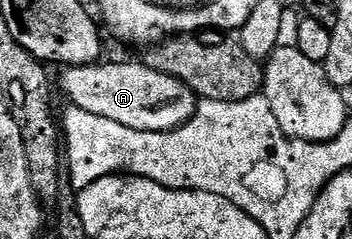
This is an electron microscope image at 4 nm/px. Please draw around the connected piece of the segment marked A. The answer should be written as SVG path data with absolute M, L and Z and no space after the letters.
M96 63L68 66L61 72L61 89L74 108L137 131L165 131L183 126L195 114L199 99L180 80L143 64Z

